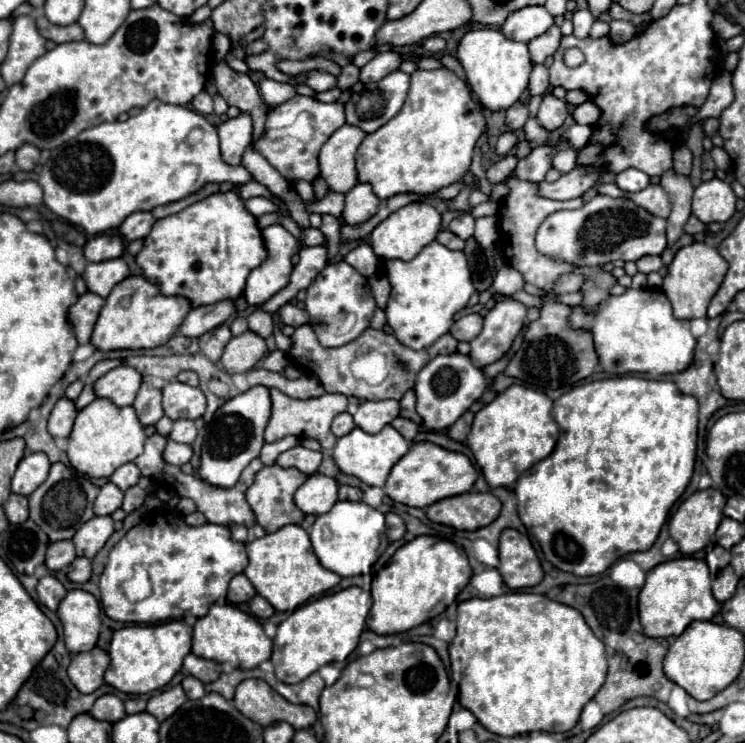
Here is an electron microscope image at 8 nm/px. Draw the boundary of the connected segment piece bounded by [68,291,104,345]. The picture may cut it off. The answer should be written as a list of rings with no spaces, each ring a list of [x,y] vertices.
[[[84,293],[68,311],[68,319],[74,327],[74,333],[76,333],[76,339],[78,343],[90,343],[90,337],[92,337],[92,329],[96,325],[96,319],[98,319],[98,313],[104,305],[104,299],[96,293]]]

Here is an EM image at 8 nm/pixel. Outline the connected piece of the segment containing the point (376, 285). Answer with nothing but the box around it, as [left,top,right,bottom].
[370,275,390,309]

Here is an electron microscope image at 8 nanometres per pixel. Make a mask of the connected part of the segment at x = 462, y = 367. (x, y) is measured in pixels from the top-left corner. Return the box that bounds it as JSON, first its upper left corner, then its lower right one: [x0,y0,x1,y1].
[414,353,486,431]

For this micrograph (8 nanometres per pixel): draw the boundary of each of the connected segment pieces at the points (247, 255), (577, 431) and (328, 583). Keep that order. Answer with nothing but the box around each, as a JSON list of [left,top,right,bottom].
[[136,191,266,307],[516,375,698,577],[244,525,340,611]]

